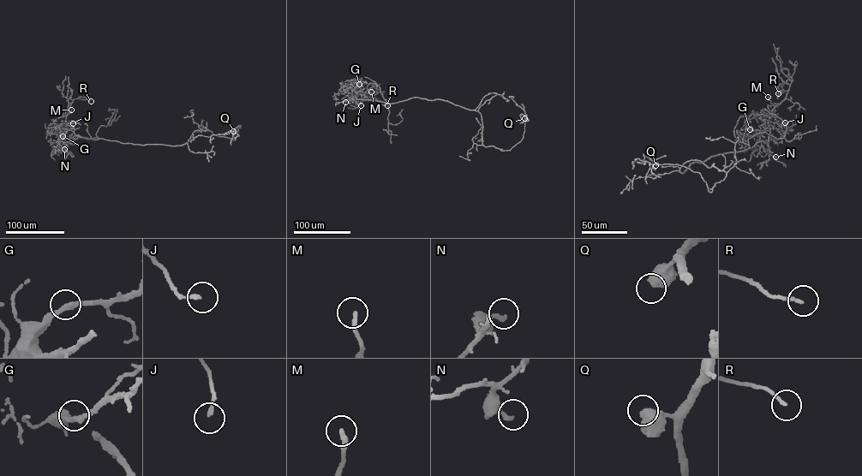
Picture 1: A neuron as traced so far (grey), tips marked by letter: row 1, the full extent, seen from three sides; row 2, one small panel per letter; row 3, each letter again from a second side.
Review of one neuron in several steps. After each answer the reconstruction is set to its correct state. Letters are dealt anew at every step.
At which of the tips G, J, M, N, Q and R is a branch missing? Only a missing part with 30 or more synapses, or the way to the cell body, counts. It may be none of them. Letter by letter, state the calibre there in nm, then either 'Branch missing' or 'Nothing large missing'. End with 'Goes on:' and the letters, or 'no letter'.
G: Thickness 240 nm. Nothing large missing
J: Thickness 140 nm. Nothing large missing
M: Thickness 240 nm. Nothing large missing
N: Thickness 220 nm. Nothing large missing
Q: Thickness 600 nm. Nothing large missing
R: Thickness 140 nm. Nothing large missing
Goes on: no letter

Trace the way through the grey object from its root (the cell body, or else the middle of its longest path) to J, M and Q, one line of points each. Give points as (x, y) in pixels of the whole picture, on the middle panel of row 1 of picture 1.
J: (448, 101), (416, 97), (387, 104), (356, 99), (352, 92), (356, 91), (362, 95), (361, 105)
M: (448, 101), (416, 97), (387, 104), (356, 99), (352, 92), (356, 91), (362, 95), (371, 92)
Q: (448, 101), (479, 112), (482, 127), (482, 144), (502, 151), (510, 150), (521, 140), (524, 118)

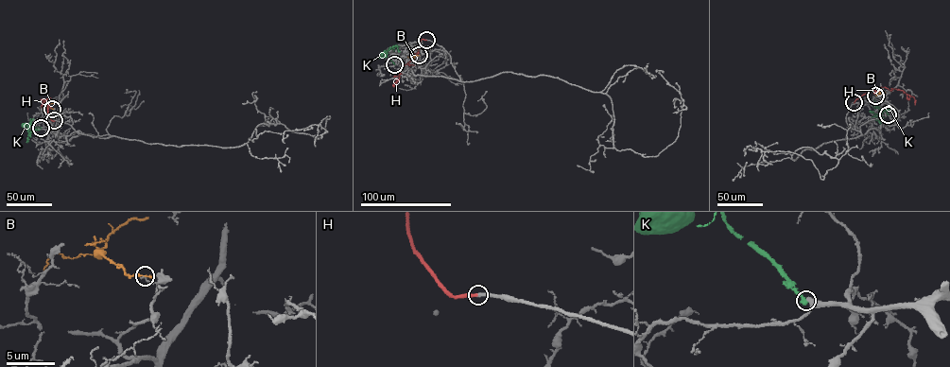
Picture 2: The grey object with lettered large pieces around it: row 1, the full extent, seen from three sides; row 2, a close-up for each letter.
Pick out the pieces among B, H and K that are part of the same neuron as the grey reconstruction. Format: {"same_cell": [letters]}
{"same_cell": ["H"]}

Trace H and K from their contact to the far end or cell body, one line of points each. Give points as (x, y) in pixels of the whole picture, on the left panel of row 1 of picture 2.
H: (54, 120), (48, 114), (49, 102), (41, 99), (44, 101), (46, 109)
K: (41, 128), (28, 127), (28, 134), (40, 129)

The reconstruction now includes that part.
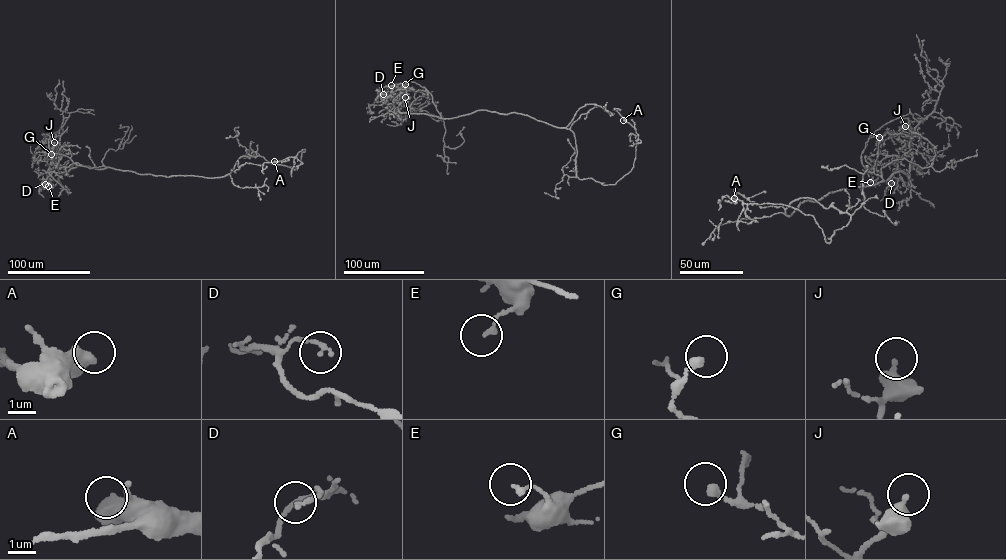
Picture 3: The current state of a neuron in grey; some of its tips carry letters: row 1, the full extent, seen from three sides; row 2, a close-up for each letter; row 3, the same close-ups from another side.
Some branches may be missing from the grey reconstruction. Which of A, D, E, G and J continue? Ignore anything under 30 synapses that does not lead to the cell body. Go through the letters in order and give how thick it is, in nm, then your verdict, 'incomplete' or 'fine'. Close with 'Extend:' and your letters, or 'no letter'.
A: calibre 600 nm; fine
D: calibre 160 nm; fine
E: calibre 160 nm; fine
G: calibre 280 nm; fine
J: calibre 420 nm; fine
Extend: no letter

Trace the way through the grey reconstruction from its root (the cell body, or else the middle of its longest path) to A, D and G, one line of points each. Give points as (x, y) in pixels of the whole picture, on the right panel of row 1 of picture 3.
A: (799, 203), (784, 214), (791, 203), (810, 198), (850, 219), (827, 243), (812, 216), (734, 198)
D: (799, 203), (885, 181), (899, 171), (909, 177), (910, 154), (897, 161), (901, 179), (891, 183)
G: (799, 203), (815, 202), (833, 191), (885, 181), (899, 171), (910, 177), (910, 139), (898, 135), (879, 137)

